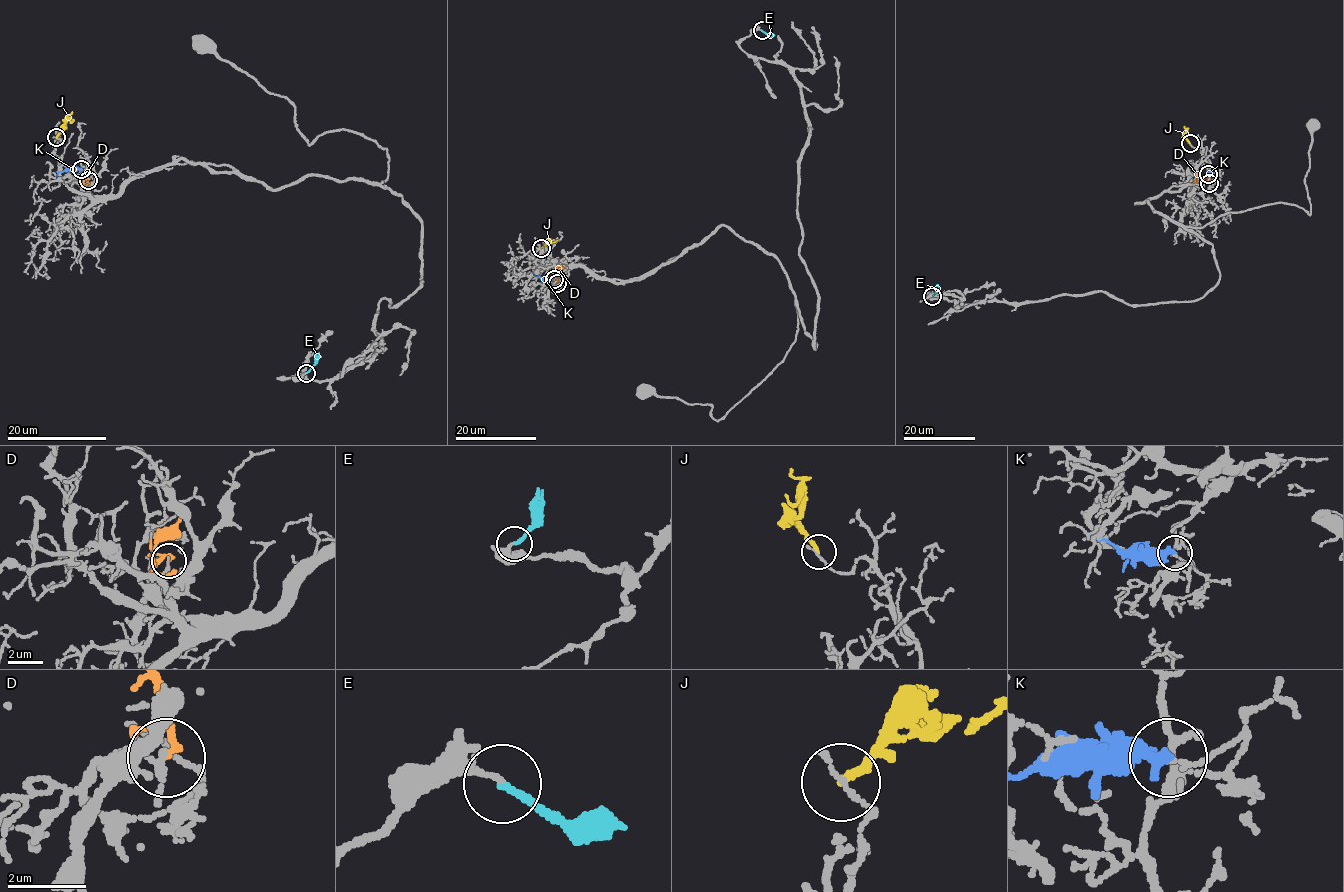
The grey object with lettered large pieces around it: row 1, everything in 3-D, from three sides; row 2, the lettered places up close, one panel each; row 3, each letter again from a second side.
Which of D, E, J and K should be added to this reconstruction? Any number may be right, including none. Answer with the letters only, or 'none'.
E

